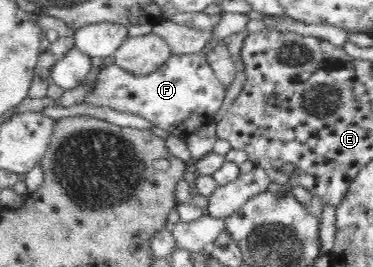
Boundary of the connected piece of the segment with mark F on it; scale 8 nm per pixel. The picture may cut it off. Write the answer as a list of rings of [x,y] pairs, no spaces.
[[[205,49],[197,54],[173,55],[159,70],[146,77],[136,77],[112,64],[100,70],[95,86],[86,95],[84,103],[140,116],[168,134],[186,139],[194,135],[200,126],[214,120],[226,90],[208,65]]]

